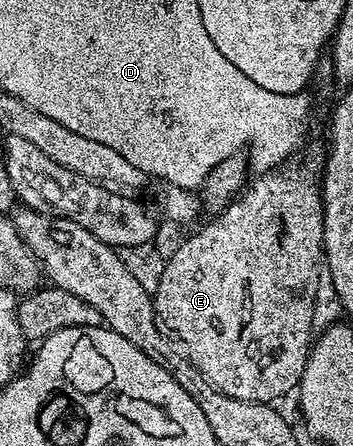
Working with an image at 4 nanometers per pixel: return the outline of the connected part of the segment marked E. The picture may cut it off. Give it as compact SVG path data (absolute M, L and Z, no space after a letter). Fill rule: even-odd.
M320 153L306 154L303 158L295 157L287 160L273 170L264 174L251 177L244 189L237 196L230 199L227 206L221 207L218 214L211 222L206 222L195 234L190 234L174 250L174 255L166 258L164 276L160 276L160 284L152 291L154 299L154 312L158 321L167 331L174 330L173 337L184 347L184 353L200 373L206 377L208 384L212 384L224 396L232 396L236 400L249 402L277 403L277 398L282 398L286 393L293 391L302 378L306 367L306 358L310 354L312 335L315 333L313 326L313 304L316 299L316 284L318 266L324 262L324 216L322 215L322 171L324 158Z

